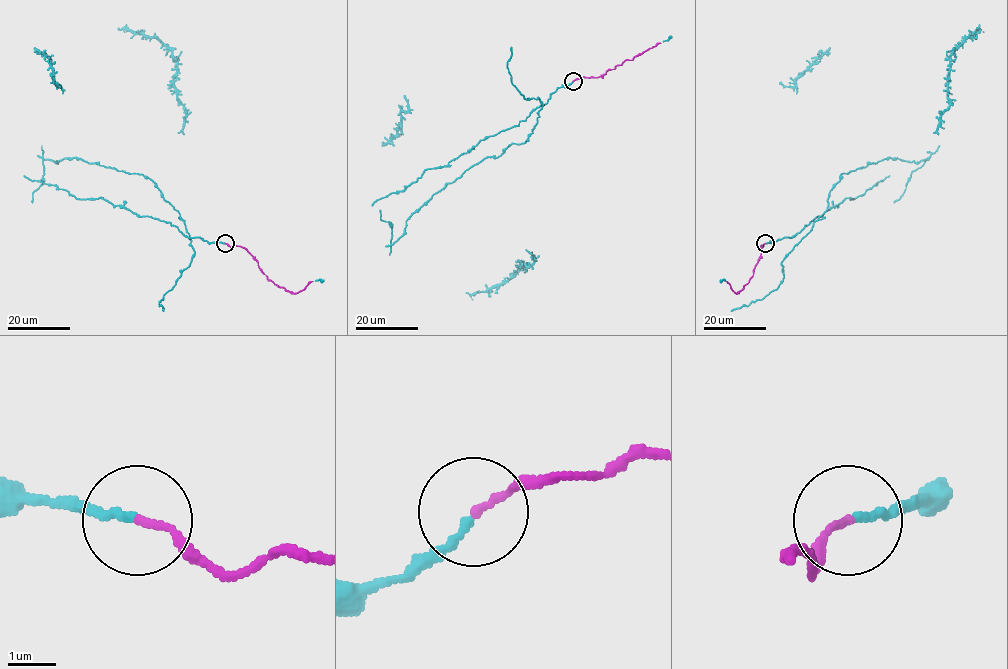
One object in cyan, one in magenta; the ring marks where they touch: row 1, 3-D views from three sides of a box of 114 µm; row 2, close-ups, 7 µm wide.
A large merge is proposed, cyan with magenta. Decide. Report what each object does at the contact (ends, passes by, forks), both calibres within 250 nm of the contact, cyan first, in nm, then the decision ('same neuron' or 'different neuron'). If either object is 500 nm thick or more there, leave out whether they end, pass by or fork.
cyan ends; magenta ends; calibres 160 and 140 nm; same neuron

